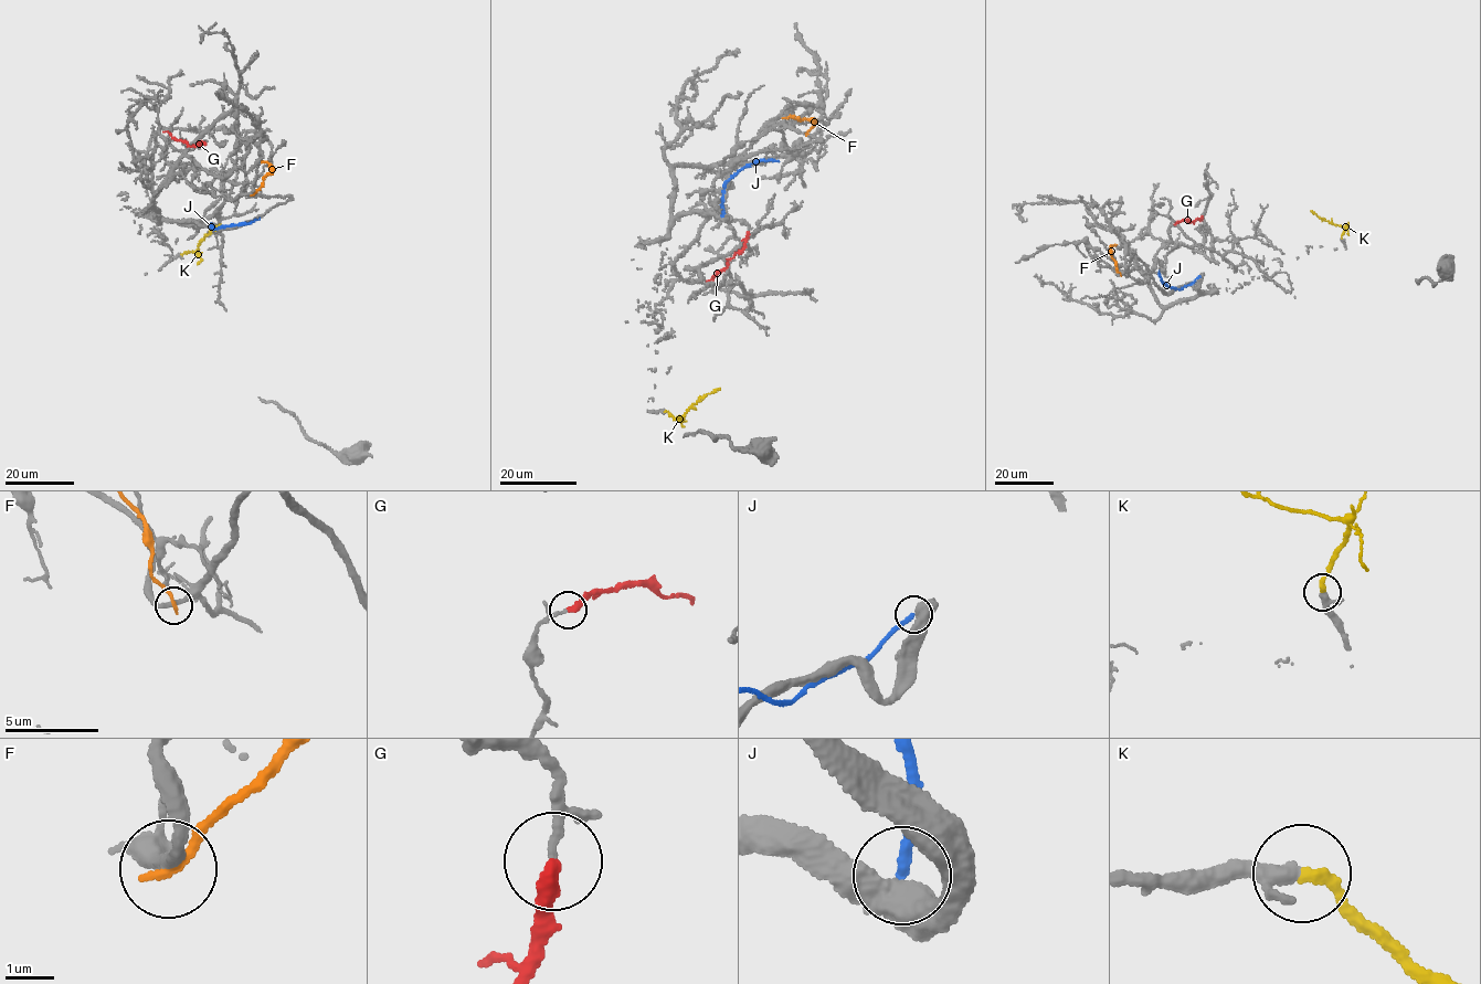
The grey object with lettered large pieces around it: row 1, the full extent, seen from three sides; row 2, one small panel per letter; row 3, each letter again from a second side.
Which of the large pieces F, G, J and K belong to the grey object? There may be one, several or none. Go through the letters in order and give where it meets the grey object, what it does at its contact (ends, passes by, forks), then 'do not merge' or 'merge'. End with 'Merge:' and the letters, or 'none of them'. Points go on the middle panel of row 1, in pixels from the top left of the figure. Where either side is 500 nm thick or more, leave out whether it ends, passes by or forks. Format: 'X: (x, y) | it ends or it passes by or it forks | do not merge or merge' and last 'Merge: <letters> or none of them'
F: (784, 117) | it ends | do not merge
G: (748, 232) | it ends | do not merge
J: (722, 217) | do not merge
K: (665, 411) | it ends | merge
Merge: K

